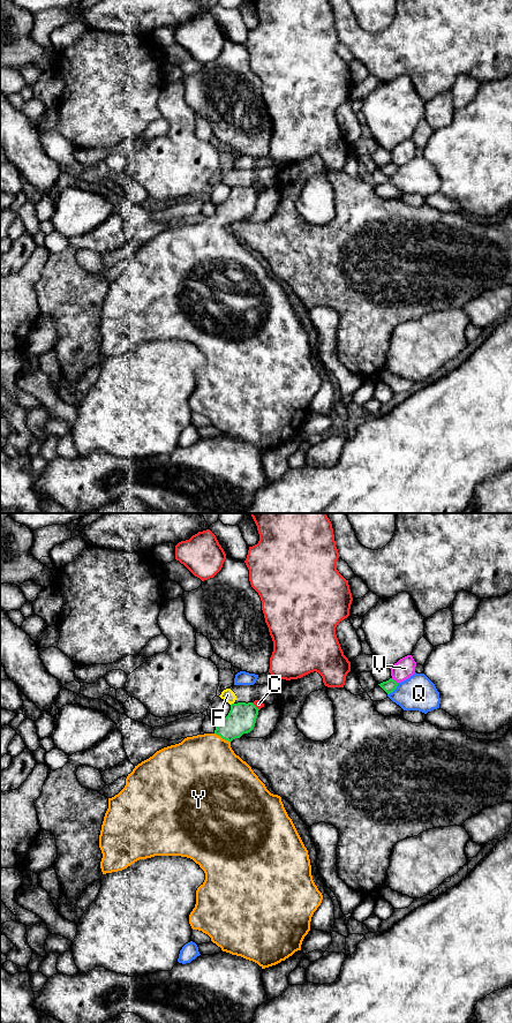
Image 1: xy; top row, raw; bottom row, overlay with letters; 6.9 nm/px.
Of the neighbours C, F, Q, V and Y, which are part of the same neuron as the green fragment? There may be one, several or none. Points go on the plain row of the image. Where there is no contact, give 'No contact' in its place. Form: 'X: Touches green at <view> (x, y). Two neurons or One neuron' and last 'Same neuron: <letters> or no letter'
C: Touches green at xy (255, 189). Two neurons
F: Touches green at xy (232, 187). Two neurons
Q: Touches green at xy (393, 173). Two neurons
V: Touches green at xy (393, 163). Two neurons
Y: Touches green at xy (223, 222). One neuron
Same neuron: Y

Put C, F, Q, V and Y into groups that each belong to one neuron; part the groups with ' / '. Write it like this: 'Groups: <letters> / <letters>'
Groups: C / F / Q / V / Y

